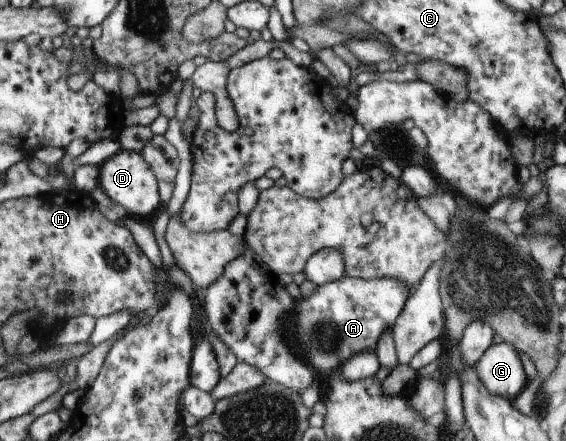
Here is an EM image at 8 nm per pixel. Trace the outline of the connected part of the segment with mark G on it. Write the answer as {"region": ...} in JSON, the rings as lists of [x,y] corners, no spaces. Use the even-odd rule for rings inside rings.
{"region":[[[510,342],[495,343],[475,365],[482,384],[490,393],[514,399],[524,390],[529,378],[516,351]]]}

